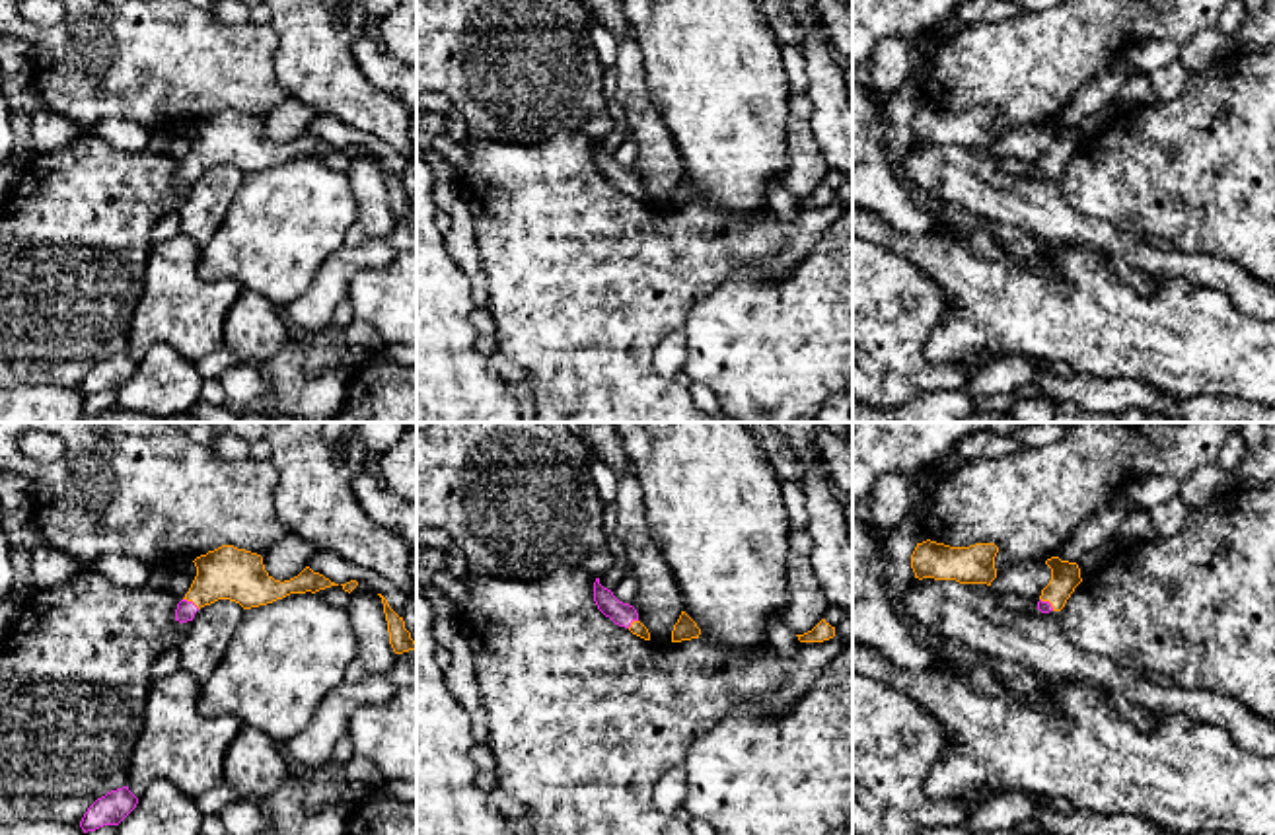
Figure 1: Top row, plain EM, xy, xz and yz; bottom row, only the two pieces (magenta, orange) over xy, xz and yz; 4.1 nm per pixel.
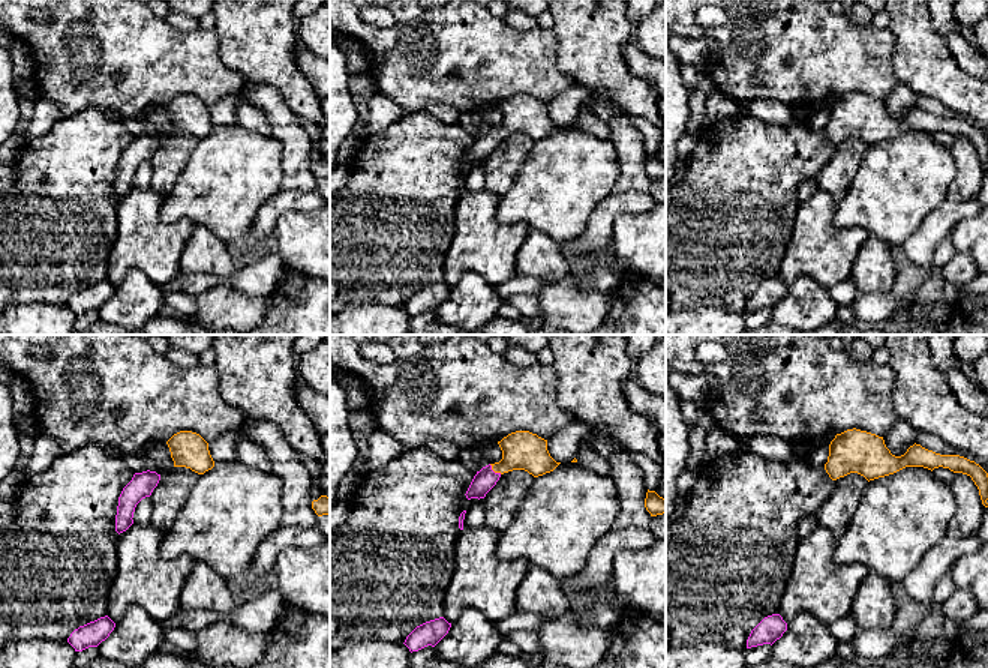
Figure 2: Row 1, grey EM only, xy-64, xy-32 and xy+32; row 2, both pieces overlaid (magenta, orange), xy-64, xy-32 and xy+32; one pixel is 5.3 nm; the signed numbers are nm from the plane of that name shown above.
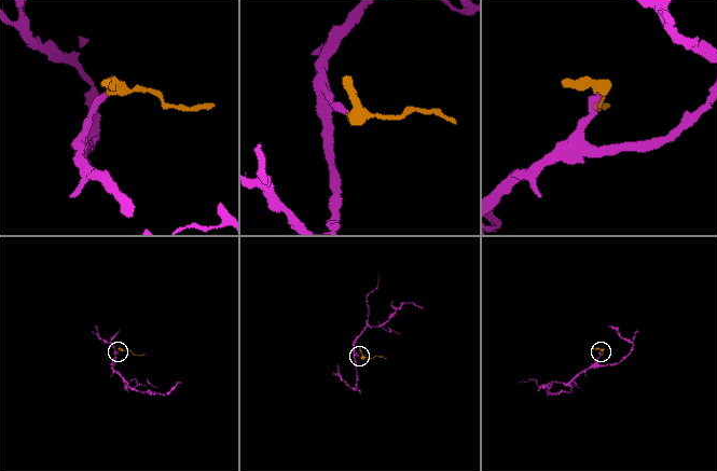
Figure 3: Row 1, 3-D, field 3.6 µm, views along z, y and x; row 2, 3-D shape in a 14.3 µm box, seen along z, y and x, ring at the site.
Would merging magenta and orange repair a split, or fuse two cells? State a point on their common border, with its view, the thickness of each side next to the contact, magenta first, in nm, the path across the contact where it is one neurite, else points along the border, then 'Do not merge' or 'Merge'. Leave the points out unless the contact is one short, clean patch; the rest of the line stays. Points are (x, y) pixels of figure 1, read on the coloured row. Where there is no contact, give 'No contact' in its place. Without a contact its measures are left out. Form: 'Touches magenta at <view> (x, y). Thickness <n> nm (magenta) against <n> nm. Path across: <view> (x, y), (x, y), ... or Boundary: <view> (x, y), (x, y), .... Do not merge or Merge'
Touches magenta at xy (191, 602). Thickness 80 nm (magenta) against 220 nm. Path across: xy (185, 610), (191, 602), (220, 575), (228, 573). Merge

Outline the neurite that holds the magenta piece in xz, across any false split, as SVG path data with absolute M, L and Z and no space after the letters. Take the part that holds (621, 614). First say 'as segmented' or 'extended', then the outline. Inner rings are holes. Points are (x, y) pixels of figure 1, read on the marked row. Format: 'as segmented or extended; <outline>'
extended; M600 578L594 582L594 601L598 609L609 617L615 625L629 629L633 635L650 640L648 629L638 621L638 613L633 605L619 601L611 590L600 584Z

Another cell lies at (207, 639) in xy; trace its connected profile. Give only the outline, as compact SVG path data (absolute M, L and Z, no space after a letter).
M230 599L200 607L177 646L179 666L202 685L222 662L245 609Z

